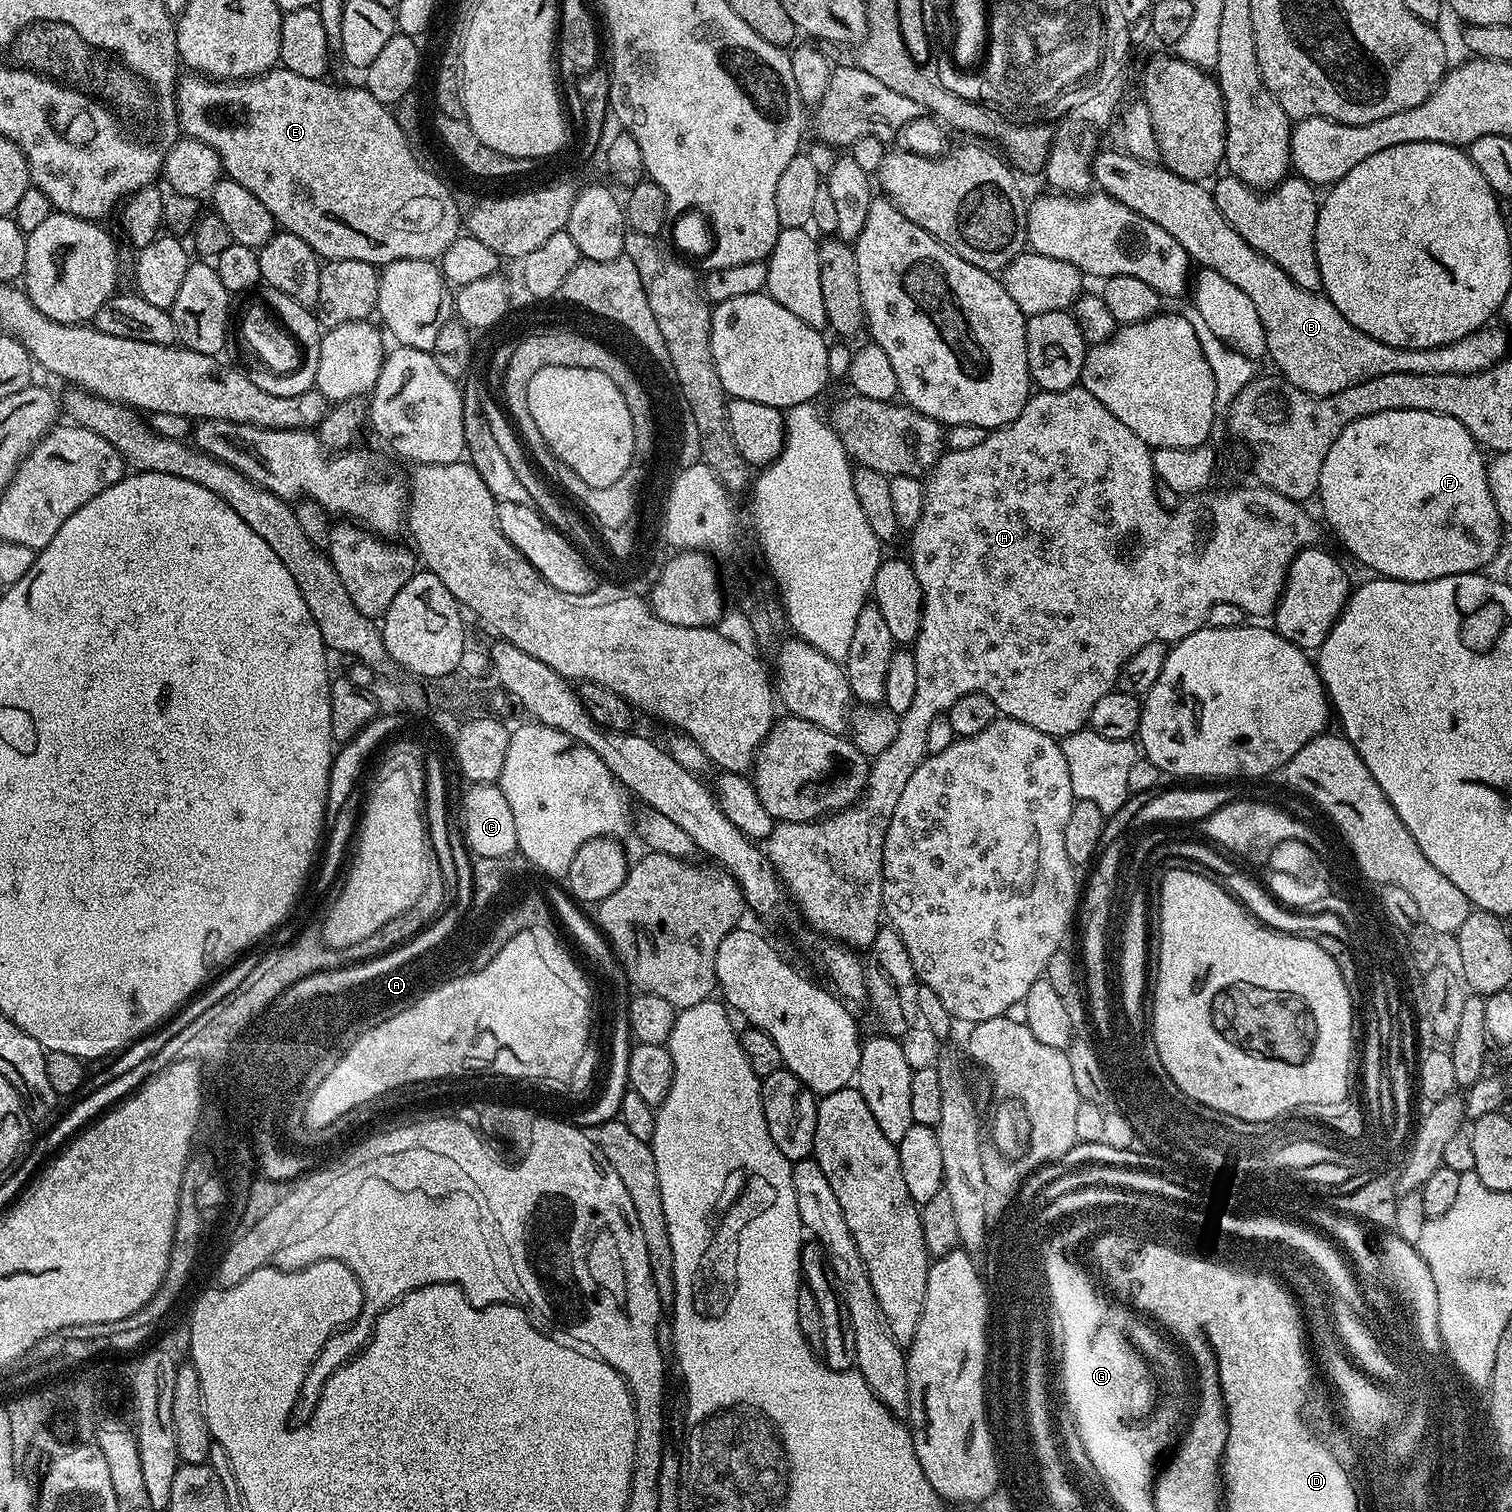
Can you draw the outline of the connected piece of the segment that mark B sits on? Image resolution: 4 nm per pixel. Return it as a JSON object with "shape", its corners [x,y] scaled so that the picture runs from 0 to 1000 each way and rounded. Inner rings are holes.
{"shape":[[[728,99],[724,103],[722,114],[727,126],[742,134],[742,136],[747,136],[747,139],[755,142],[755,144],[761,144],[761,147],[769,149],[769,152],[771,152],[771,155],[774,155],[774,157],[776,157],[776,160],[784,165],[786,173],[791,174],[792,172],[794,177],[803,179],[808,181],[808,184],[816,187],[816,189],[819,189],[824,197],[829,200],[829,205],[832,205],[839,229],[838,237],[841,237],[844,240],[843,245],[858,255],[858,258],[866,259],[867,262],[882,262],[906,250],[914,250],[914,247],[975,247],[987,243],[991,238],[998,235],[997,221],[987,216],[980,216],[970,224],[964,224],[964,226],[948,230],[925,230],[911,226],[911,224],[906,224],[906,221],[901,221],[901,218],[893,216],[893,213],[888,210],[882,200],[880,200],[878,196],[861,192],[861,189],[856,188],[845,175],[840,173],[840,171],[826,163],[821,155],[819,155],[819,152],[816,152],[816,149],[808,144],[808,139],[806,139],[801,126],[798,124],[796,125],[796,121],[782,118],[768,108],[760,107],[745,100],[740,100]]]}

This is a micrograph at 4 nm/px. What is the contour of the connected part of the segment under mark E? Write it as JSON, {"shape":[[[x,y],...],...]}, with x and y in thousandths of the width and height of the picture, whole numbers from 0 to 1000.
{"shape":[[[183,44],[179,48],[176,48],[173,50],[169,51],[166,53],[152,53],[146,54],[132,49],[122,49],[118,51],[116,57],[116,77],[119,79],[120,88],[125,93],[133,93],[136,94],[136,97],[139,97],[144,102],[146,105],[146,112],[149,114],[150,118],[157,120],[160,123],[163,123],[165,126],[165,128],[168,128],[168,131],[171,131],[171,134],[173,134],[173,136],[176,136],[176,139],[179,139],[179,142],[182,144],[183,149],[187,153],[194,153],[197,155],[197,157],[200,157],[200,160],[202,160],[202,163],[205,163],[209,166],[210,169],[212,173],[216,173],[218,172],[236,172],[237,173],[245,173],[249,176],[253,176],[261,173],[261,172],[285,172],[286,173],[290,173],[291,170],[294,169],[294,166],[298,163],[298,160],[300,160],[302,156],[306,153],[306,138],[303,134],[302,130],[296,130],[296,127],[286,119],[286,116],[280,116],[274,107],[275,101],[270,95],[270,91],[267,86],[265,85],[265,80],[261,76],[260,72],[257,69],[250,67],[250,65],[247,65],[247,62],[245,62],[243,58],[238,57],[238,58],[222,58],[220,56],[214,56],[214,52],[208,53],[208,52],[200,52],[200,49],[194,49],[192,46],[189,46],[187,44]]]}

